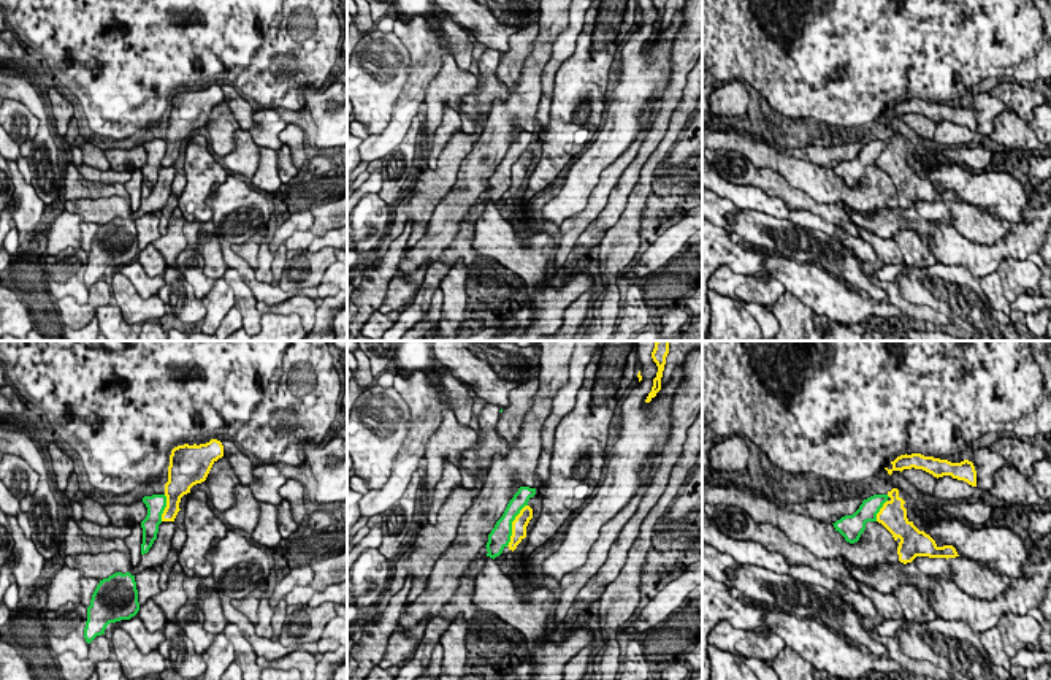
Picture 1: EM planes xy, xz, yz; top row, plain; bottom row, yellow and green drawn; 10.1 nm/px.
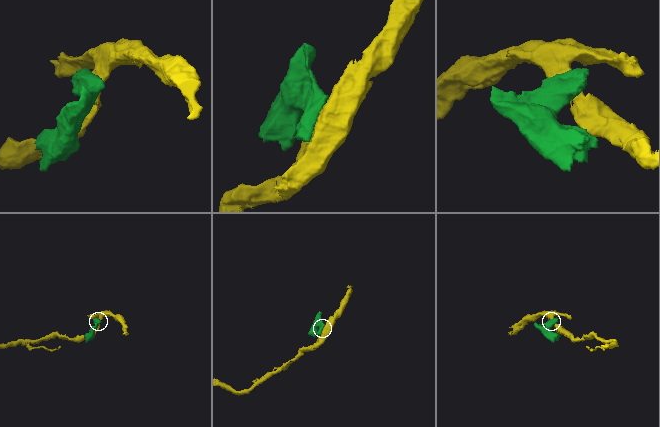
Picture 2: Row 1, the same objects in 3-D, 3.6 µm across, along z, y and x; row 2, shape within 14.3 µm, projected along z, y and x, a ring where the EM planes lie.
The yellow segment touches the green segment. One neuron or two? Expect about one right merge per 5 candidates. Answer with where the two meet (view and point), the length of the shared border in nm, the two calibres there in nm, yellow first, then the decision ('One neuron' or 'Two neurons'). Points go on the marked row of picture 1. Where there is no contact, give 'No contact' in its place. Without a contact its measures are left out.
Touches yellow at xz (512, 525). Shared border 480 nm. Thickness 160 nm (yellow) against 220 nm. Two neurons

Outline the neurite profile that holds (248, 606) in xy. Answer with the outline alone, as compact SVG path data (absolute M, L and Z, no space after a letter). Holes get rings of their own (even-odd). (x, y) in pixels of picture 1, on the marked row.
M260 596L231 599L231 606L241 613L244 613L252 625L257 625L258 621L258 615L257 615L258 602L260 602Z

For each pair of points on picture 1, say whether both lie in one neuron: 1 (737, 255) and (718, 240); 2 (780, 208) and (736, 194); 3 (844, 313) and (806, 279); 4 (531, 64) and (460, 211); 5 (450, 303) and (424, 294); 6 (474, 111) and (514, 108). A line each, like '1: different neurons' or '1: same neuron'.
1: same neuron
2: same neuron
3: same neuron
4: same neuron
5: different neurons
6: different neurons

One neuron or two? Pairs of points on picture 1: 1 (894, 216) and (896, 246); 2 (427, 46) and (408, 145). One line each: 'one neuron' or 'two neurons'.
1: two neurons
2: two neurons

